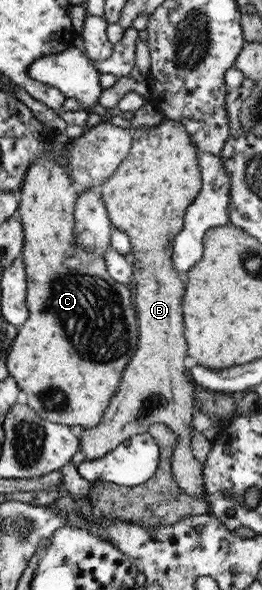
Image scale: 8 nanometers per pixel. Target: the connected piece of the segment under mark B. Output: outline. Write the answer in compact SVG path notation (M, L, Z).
M164 118L160 125L137 127L132 130L133 143L128 155L118 169L112 172L110 178L104 180L99 187L102 202L108 210L108 215L114 228L120 229L128 235L134 253L132 269L132 283L136 287L134 304L137 307L138 327L140 327L140 341L138 349L124 369L122 381L118 391L111 398L108 408L98 425L83 428L79 436L80 450L88 461L104 457L116 446L130 437L146 433L152 423L165 423L176 432L176 454L172 457L173 477L178 486L192 496L206 499L206 486L203 483L203 466L192 454L191 440L194 432L192 417L195 412L195 393L197 385L186 371L186 339L184 339L184 323L182 323L182 295L184 295L184 281L172 264L172 246L174 237L184 227L184 211L194 201L202 187L200 164L196 156L196 147L191 142L191 136L180 122Z

